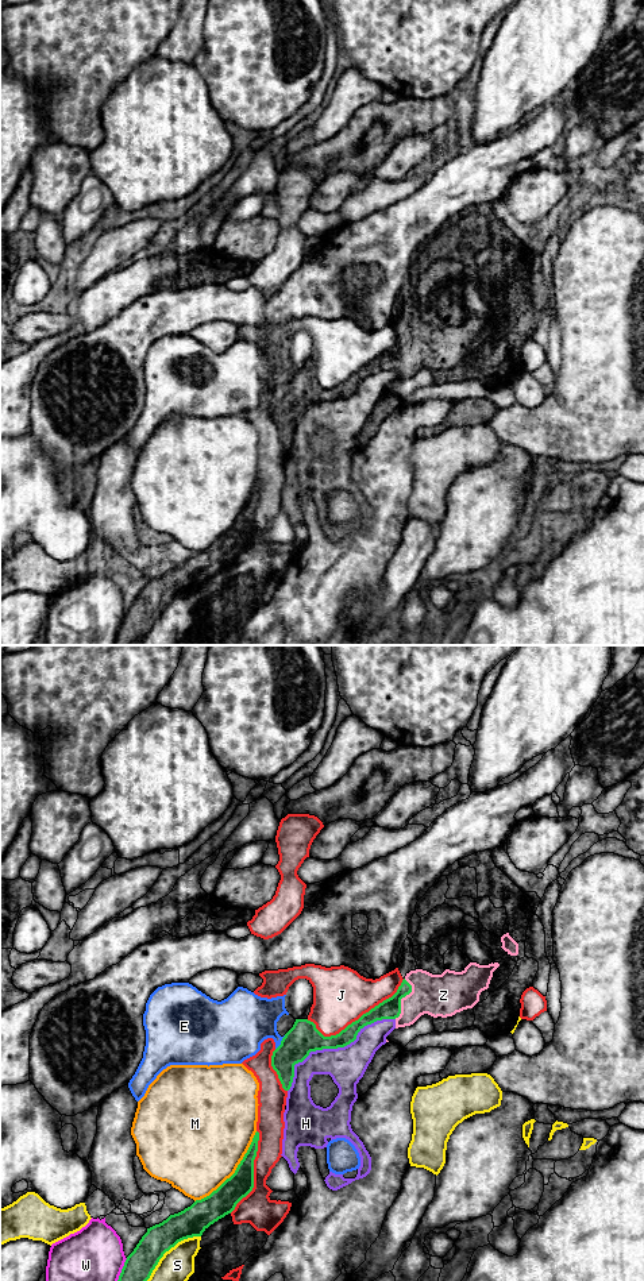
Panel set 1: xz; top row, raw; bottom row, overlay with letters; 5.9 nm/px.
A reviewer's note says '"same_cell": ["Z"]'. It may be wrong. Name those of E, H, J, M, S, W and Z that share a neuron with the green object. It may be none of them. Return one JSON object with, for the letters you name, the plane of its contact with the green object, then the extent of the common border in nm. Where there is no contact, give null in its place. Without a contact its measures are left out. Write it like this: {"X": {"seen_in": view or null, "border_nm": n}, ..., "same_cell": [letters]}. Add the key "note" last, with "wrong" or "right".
{"Z": {"seen_in": "xz", "border_nm": 240}, "same_cell": ["Z"], "note": "right"}

